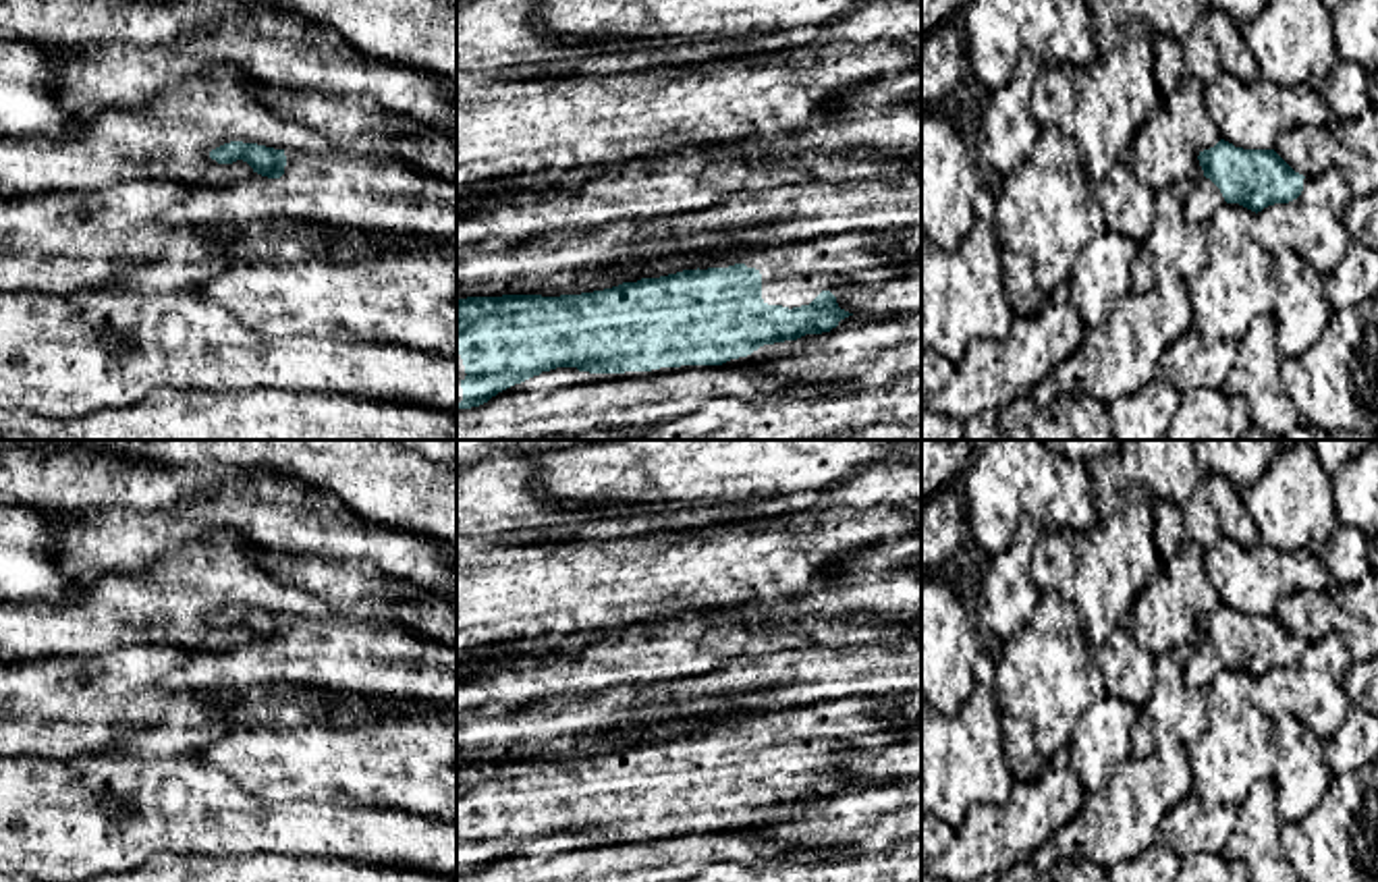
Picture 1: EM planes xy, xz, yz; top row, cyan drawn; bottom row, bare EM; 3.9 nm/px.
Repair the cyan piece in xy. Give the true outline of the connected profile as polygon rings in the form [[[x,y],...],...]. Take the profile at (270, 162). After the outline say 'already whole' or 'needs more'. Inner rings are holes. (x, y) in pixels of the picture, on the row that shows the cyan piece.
[[[230,141],[210,151],[218,164],[247,162],[253,172],[247,178],[226,185],[193,187],[189,195],[162,212],[162,220],[172,226],[226,226],[249,222],[276,224],[318,224],[326,228],[351,230],[355,235],[428,235],[457,243],[457,183],[428,174],[401,162],[378,164],[351,154],[311,154],[299,149],[274,149],[257,143]]]; needs more

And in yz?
[[[1220,139],[1197,156],[1204,176],[1187,197],[1187,218],[1208,226],[1224,203],[1262,212],[1289,203],[1303,191],[1303,174],[1295,172],[1274,149],[1243,149]]]; needs more

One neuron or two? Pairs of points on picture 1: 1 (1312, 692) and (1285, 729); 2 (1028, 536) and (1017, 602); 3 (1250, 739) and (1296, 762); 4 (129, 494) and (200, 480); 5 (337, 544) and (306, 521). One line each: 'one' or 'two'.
1: two
2: one
3: two
4: one
5: one

